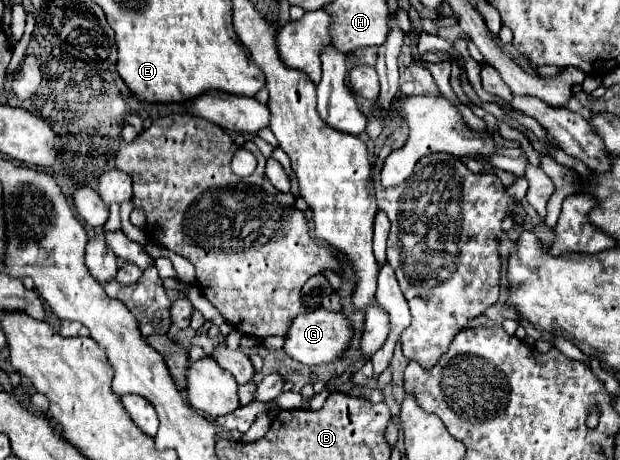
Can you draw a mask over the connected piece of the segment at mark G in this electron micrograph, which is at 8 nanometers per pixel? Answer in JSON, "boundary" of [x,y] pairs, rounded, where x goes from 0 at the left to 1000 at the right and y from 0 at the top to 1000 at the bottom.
{"boundary":[[[510,670],[503,678],[481,683],[468,700],[468,709],[458,726],[458,765],[487,791],[510,796],[510,791],[542,783],[548,774],[548,765],[561,757],[565,735],[568,735],[565,696],[558,696],[548,678],[529,678],[523,670]]]}

